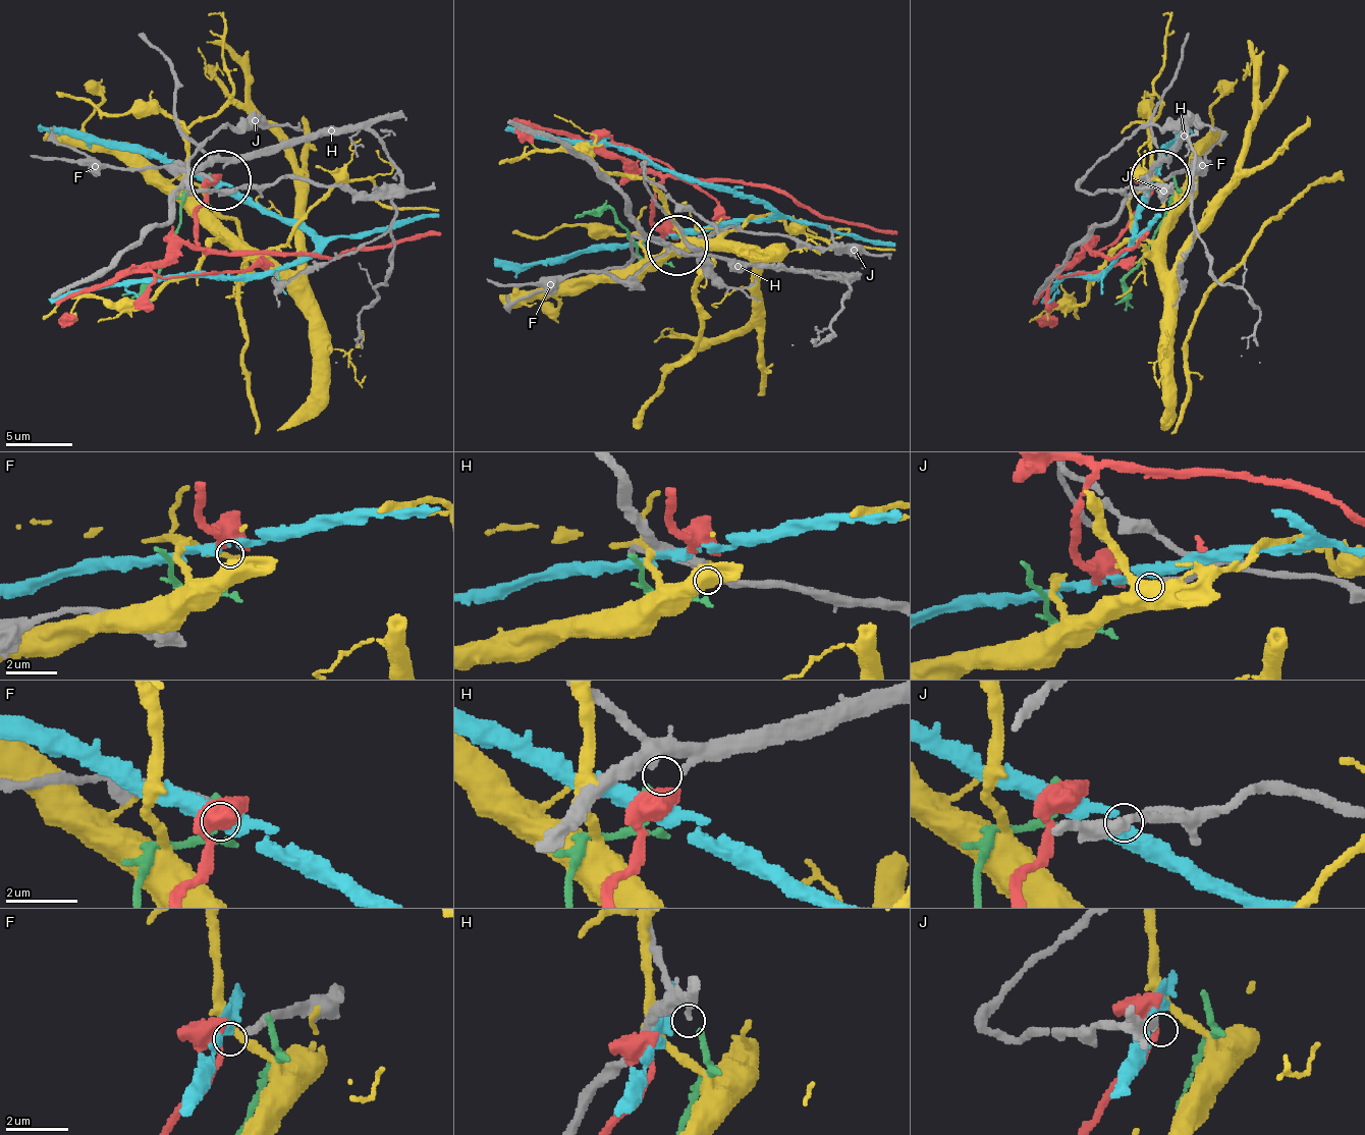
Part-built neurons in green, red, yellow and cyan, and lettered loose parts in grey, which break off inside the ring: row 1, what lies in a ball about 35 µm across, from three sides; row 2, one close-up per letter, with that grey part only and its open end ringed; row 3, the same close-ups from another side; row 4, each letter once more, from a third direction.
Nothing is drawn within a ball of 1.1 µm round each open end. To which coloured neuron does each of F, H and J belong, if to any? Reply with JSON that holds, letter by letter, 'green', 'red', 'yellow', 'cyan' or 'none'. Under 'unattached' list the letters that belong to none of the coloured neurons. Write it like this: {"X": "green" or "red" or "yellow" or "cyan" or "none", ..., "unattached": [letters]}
{"F": "red", "H": "green", "J": "none", "unattached": ["J"]}

